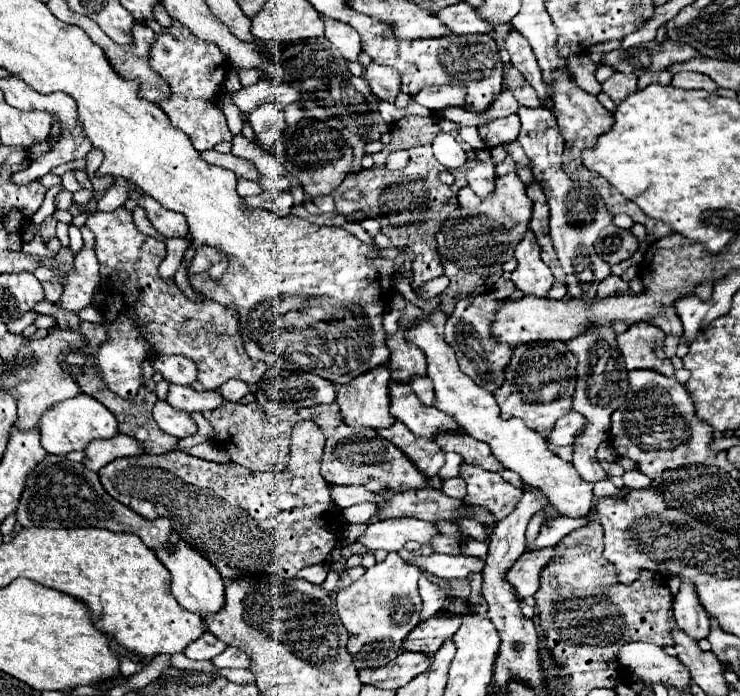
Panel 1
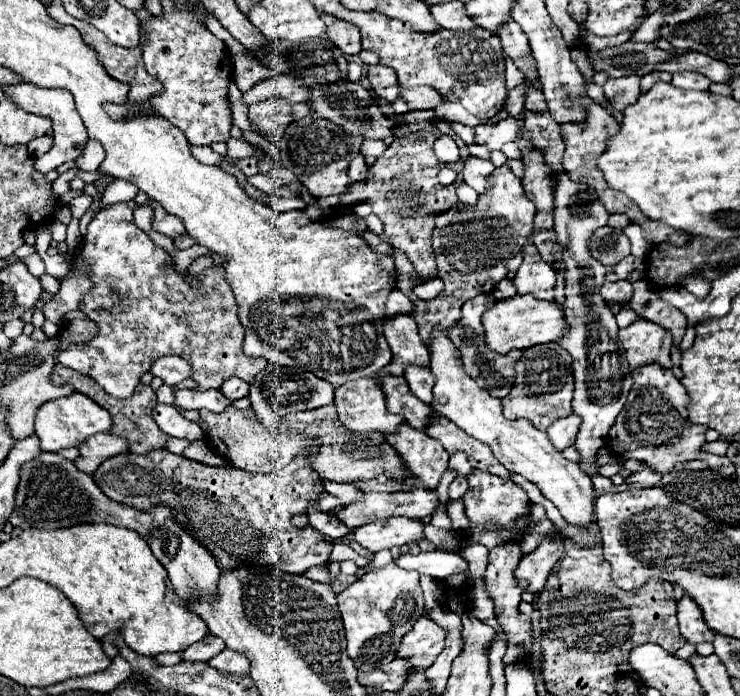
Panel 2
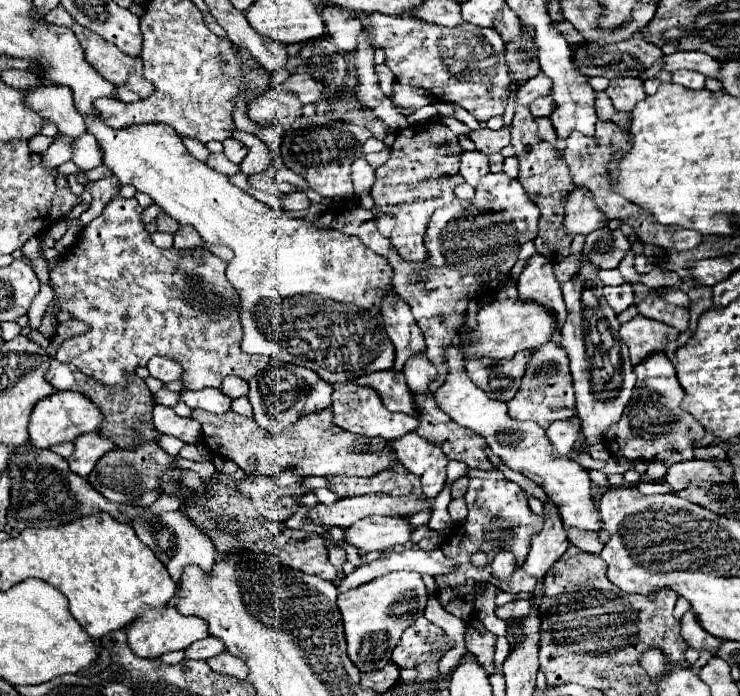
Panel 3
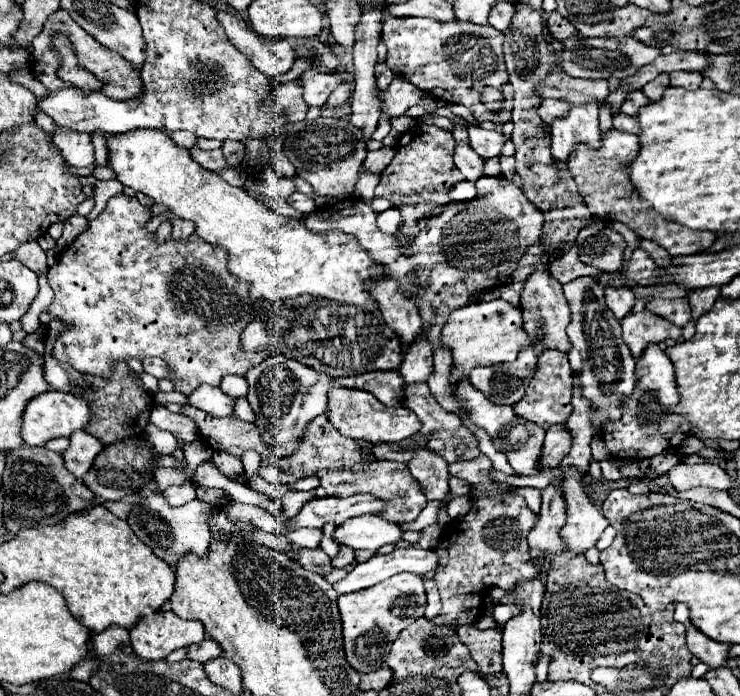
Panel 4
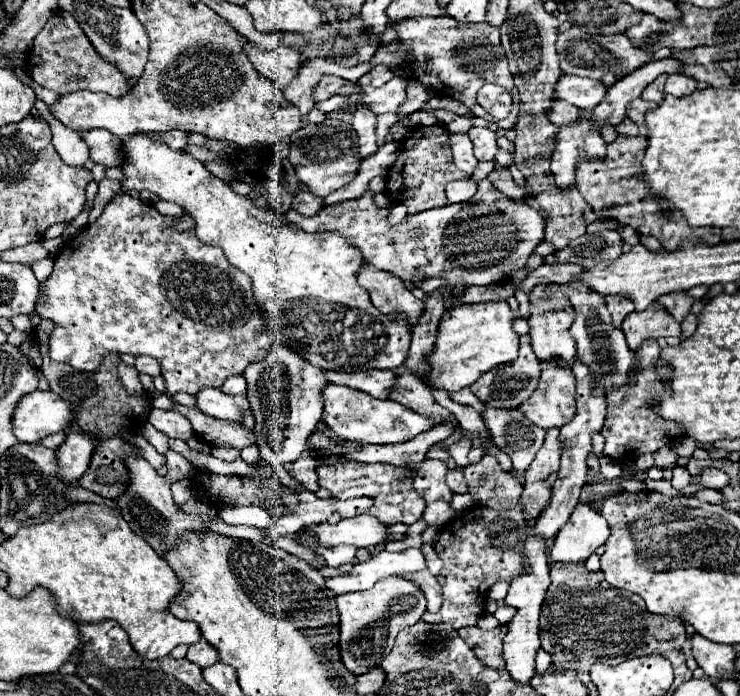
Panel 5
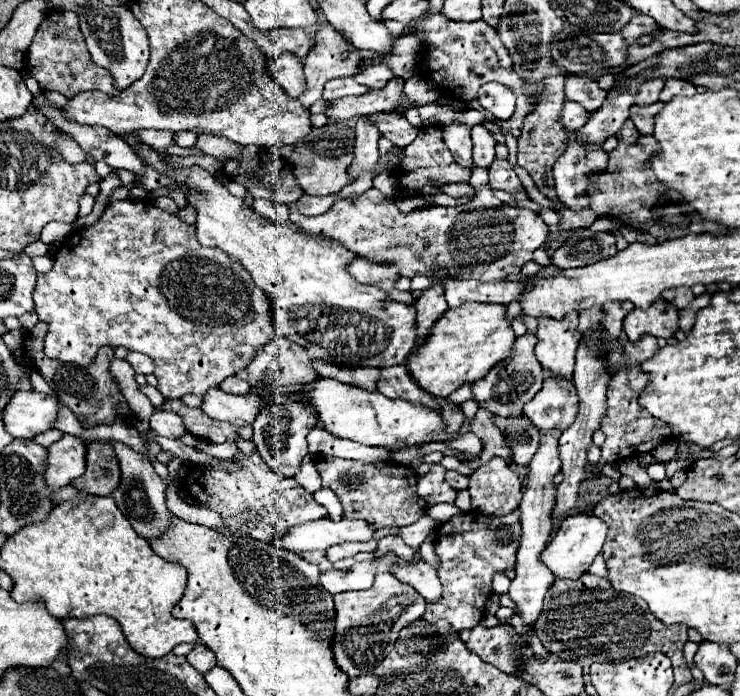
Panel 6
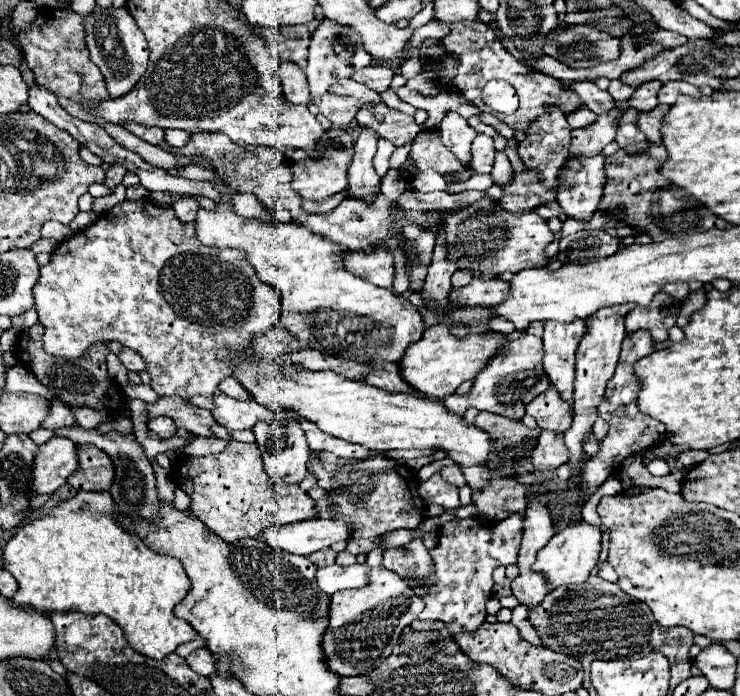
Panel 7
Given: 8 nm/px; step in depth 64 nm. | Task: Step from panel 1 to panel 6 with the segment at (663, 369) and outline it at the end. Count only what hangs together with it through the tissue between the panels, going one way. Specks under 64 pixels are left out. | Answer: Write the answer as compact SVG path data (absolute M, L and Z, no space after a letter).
M664 298L656 300L646 310L632 310L624 318L624 332L628 340L636 342L642 334L652 334L656 338L670 338L678 330L678 310Z

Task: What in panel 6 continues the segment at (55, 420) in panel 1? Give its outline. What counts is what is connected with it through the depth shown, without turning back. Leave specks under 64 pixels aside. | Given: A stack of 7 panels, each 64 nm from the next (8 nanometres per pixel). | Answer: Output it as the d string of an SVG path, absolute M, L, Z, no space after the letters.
M16 392L4 408L4 426L14 438L32 440L36 434L52 428L58 404L52 396L40 392Z

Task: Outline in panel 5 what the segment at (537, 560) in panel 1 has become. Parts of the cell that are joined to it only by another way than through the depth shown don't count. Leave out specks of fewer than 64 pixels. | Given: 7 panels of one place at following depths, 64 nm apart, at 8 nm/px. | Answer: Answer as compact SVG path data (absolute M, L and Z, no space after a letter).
M574 360L572 364L572 374L576 376L576 402L578 402L578 412L574 420L566 426L560 428L560 442L564 444L562 456L560 456L560 470L558 470L558 480L552 486L552 504L542 512L536 524L536 534L544 536L544 540L552 540L556 532L566 524L568 516L572 514L572 508L578 504L580 498L580 488L584 486L584 478L588 472L586 466L586 456L592 450L592 436L600 432L604 420L606 420L606 396L602 388L592 386L594 376L588 370L588 366L582 360Z

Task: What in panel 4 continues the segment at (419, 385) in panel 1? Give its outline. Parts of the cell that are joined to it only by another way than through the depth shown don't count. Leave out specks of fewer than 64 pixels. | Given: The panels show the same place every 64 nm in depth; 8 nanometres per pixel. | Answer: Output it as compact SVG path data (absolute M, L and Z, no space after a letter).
M422 330L420 338L414 340L414 346L410 346L410 350L406 352L404 362L400 366L400 374L406 382L426 382L432 372L432 344L428 344L426 332Z

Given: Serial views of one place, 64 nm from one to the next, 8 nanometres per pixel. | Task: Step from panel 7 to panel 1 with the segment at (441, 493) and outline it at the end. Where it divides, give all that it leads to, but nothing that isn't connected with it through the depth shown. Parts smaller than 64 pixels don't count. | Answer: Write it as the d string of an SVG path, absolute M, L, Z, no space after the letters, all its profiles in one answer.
M396 422L394 426L390 426L386 430L376 430L376 432L382 438L390 440L396 448L400 448L404 452L404 456L408 456L408 460L428 480L438 476L440 468L444 466L444 452L442 452L442 448L434 440L414 436L402 422Z

